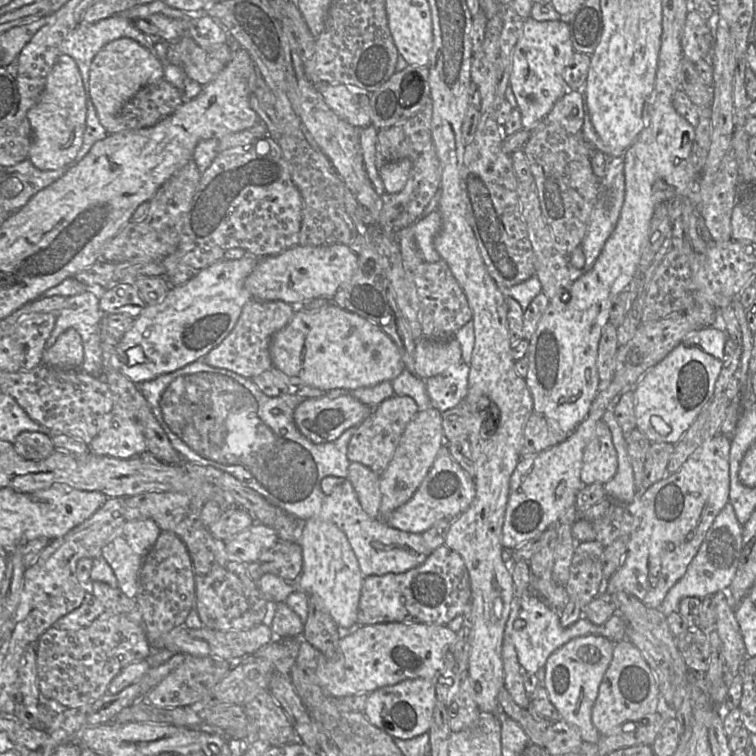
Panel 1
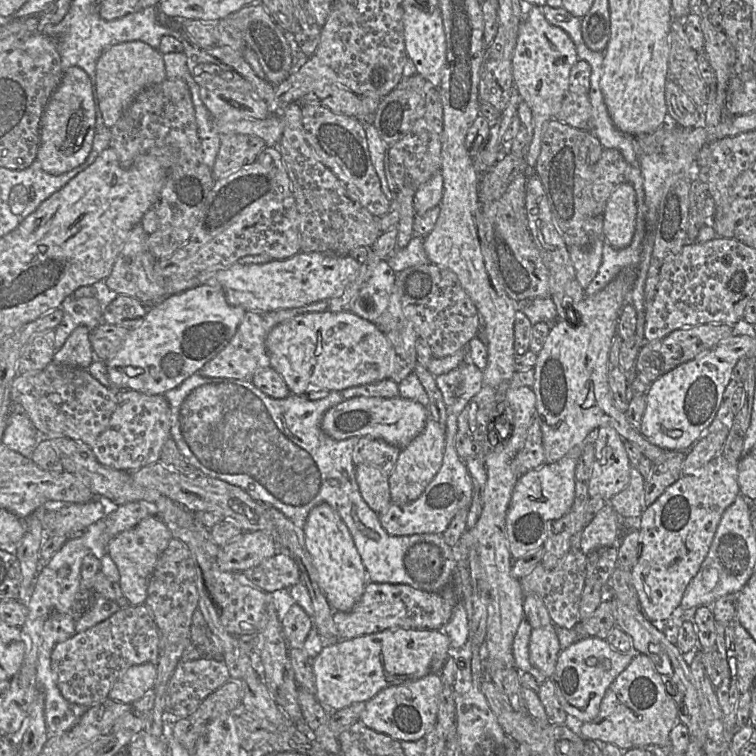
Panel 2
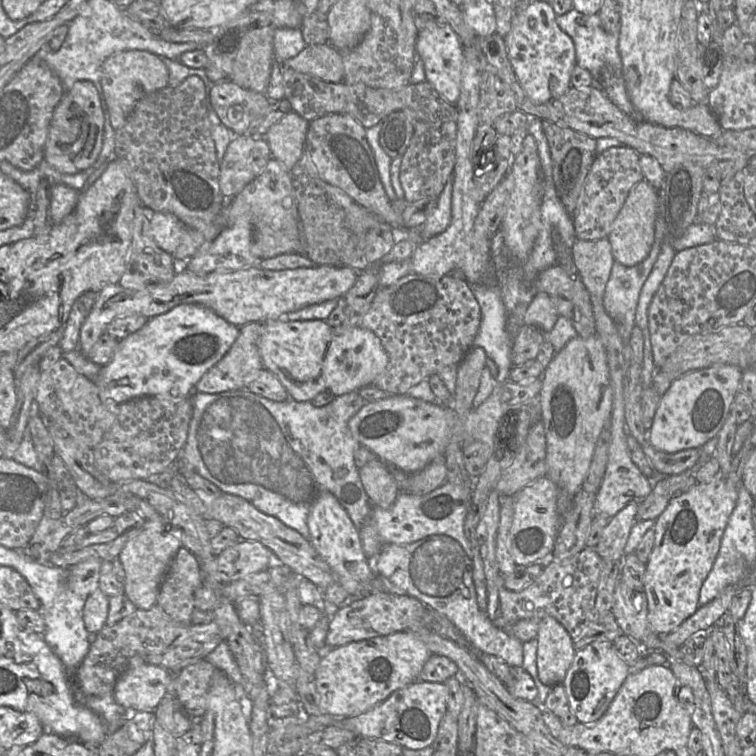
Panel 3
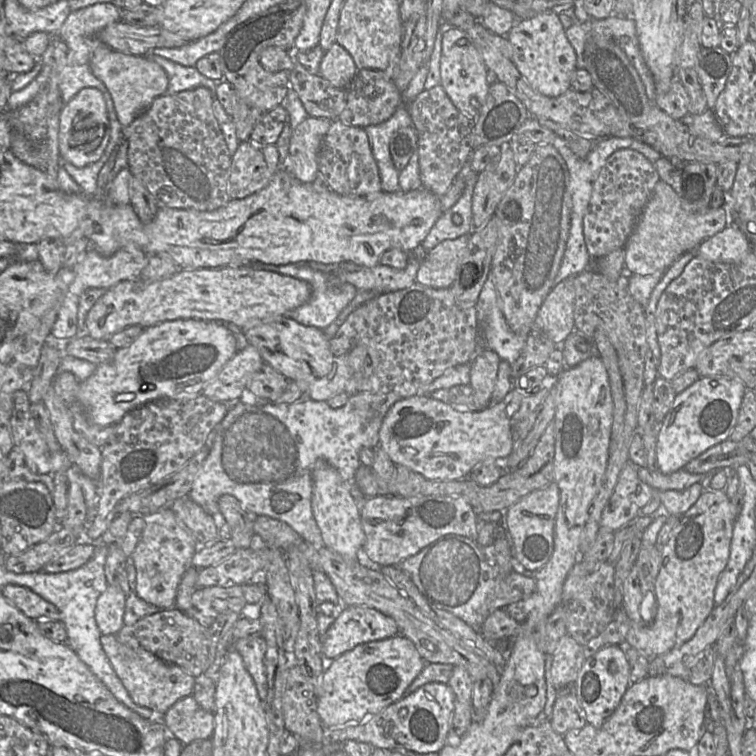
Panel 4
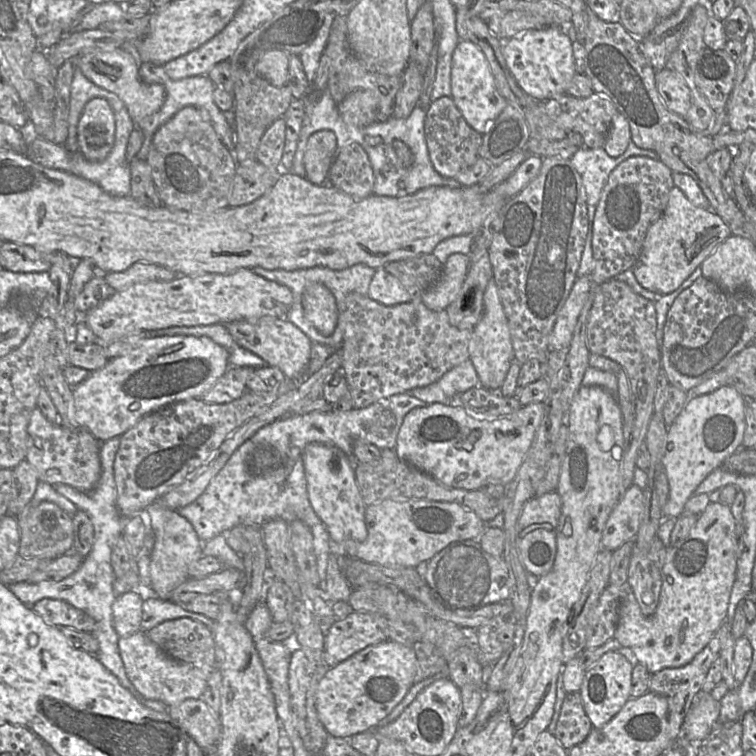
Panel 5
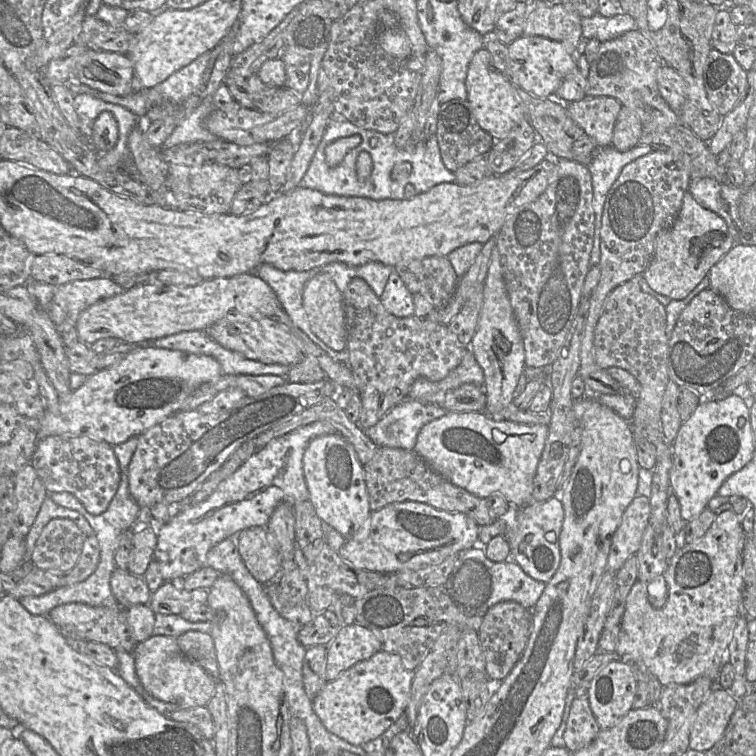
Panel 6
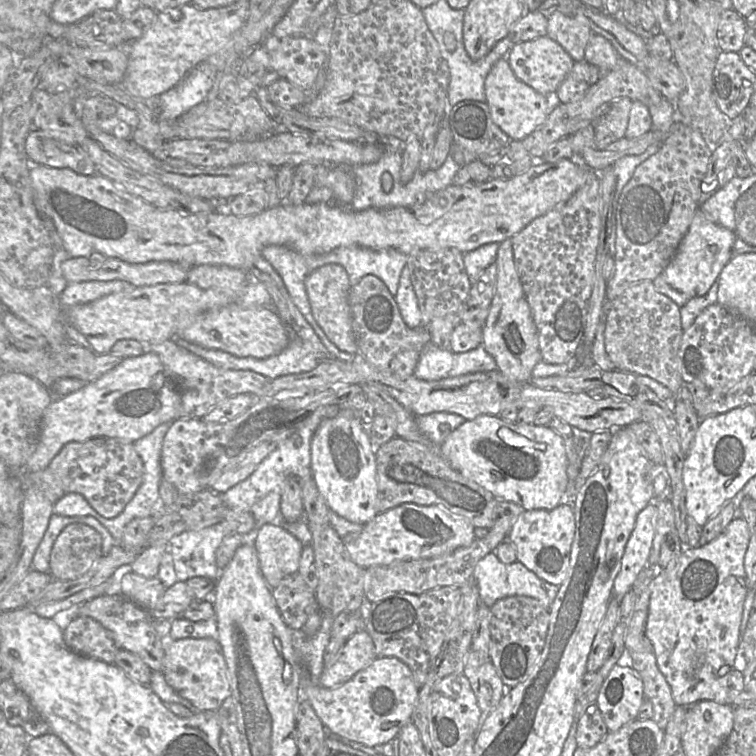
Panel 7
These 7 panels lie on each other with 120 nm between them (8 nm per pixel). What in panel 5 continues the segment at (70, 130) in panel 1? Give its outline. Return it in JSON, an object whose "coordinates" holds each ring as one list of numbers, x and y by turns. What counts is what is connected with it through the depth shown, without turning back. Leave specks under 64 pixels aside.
{"coordinates":[[93,98,85,105,77,124,78,152,89,161,104,159,115,140,115,118,107,100]]}

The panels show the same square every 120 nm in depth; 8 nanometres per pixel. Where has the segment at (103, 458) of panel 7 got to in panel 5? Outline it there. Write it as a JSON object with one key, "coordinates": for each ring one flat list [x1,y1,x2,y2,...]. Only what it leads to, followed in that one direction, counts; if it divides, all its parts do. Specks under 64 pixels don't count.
{"coordinates":[[36,407,30,416,27,428,26,460,35,468,40,481,51,485,66,484,80,492,90,492,98,483,102,467,100,462,100,441,85,429,72,430,53,424]]}

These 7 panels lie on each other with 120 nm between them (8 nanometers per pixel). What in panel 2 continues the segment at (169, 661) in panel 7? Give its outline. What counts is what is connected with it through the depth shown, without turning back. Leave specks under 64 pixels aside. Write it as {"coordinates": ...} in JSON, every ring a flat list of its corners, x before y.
{"coordinates":[[152,663,132,665,116,680,108,697,133,704,153,689,156,677,157,669]]}

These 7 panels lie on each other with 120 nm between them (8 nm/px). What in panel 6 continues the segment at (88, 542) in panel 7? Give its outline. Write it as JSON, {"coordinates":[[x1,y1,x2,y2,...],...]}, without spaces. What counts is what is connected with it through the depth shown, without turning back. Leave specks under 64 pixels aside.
{"coordinates":[[52,519,42,529,29,561,42,570,66,574,76,565,85,538,72,519]]}

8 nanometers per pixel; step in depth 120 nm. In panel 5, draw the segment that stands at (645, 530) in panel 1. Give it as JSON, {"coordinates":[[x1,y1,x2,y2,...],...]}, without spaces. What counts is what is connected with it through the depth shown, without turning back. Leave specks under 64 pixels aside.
{"coordinates":[[711,501,706,509,698,515,697,523,688,536,668,547,662,568,659,603,652,615,645,616,641,612,628,583,621,587,615,638,621,646,630,648,638,662,643,664,651,673,656,673,665,668,679,668,687,665,727,621,731,590,736,579,737,559,737,526,730,506,720,501]]}

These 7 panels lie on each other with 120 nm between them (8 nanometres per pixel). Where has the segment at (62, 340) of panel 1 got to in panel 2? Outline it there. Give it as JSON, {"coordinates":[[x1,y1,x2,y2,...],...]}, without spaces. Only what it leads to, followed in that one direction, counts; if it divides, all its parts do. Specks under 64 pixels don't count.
{"coordinates":[[79,326,70,334,63,346,56,350,53,362,87,369,94,359,91,331,85,326]]}

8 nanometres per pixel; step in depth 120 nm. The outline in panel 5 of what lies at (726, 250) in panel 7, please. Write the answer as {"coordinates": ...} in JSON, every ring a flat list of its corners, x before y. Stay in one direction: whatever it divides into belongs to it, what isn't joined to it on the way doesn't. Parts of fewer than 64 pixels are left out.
{"coordinates":[[674,187,662,216,647,230,633,273,643,288,660,295,670,294,730,235,729,227,718,214,693,205,679,188]]}

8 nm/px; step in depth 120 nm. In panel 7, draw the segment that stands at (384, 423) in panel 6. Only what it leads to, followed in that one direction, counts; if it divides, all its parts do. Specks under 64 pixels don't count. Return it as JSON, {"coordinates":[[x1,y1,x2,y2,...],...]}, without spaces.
{"coordinates":[[434,412,427,415,415,415,420,431,437,447,466,419,448,412]]}

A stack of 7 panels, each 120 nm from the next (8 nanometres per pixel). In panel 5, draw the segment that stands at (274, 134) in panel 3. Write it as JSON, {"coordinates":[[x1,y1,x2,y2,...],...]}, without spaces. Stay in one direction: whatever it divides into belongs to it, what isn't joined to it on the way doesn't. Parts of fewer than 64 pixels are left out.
{"coordinates":[[320,130,311,134,303,156,305,177,314,184,328,184,327,175,337,153,337,137,333,131]]}

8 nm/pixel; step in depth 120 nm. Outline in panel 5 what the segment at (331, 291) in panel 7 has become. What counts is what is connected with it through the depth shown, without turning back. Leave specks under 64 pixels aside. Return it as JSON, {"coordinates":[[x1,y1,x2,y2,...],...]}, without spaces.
{"coordinates":[[321,283,309,284,303,293,306,318,323,335,332,335,339,319,339,310,333,293]]}

